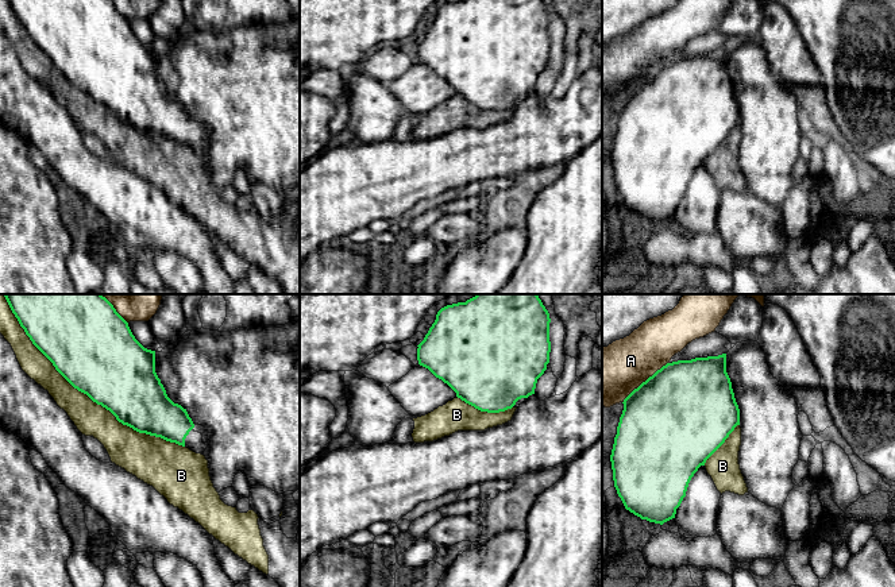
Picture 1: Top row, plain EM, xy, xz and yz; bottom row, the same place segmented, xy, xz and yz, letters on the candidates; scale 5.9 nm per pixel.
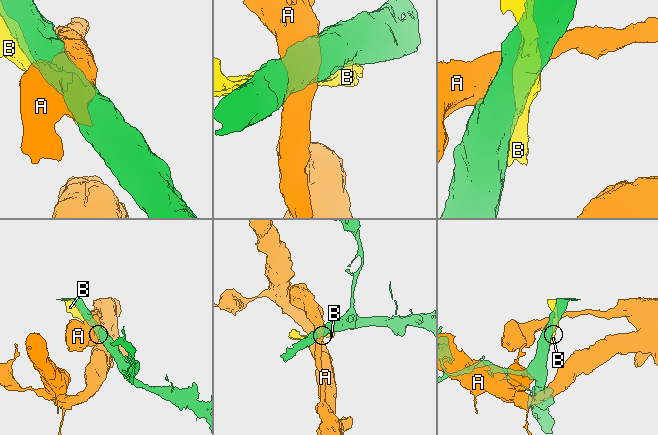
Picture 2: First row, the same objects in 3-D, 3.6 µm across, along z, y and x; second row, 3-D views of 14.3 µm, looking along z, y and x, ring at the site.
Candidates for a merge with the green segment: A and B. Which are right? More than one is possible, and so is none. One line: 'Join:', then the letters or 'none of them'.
Join: none of them

